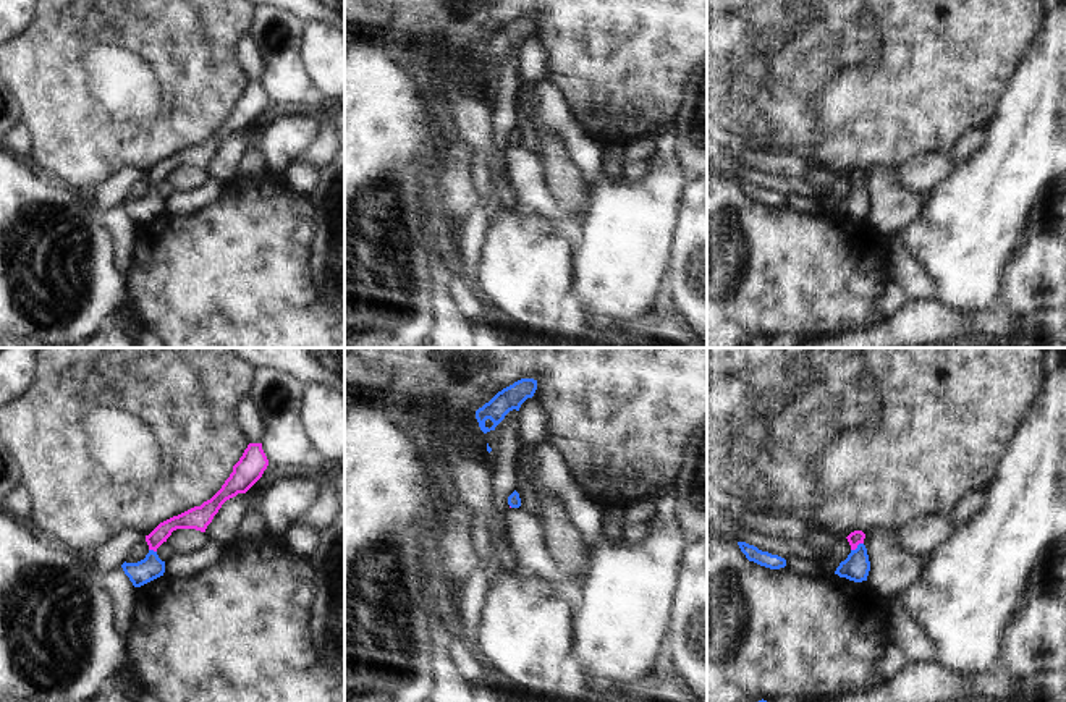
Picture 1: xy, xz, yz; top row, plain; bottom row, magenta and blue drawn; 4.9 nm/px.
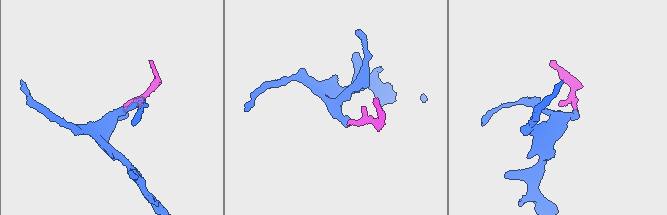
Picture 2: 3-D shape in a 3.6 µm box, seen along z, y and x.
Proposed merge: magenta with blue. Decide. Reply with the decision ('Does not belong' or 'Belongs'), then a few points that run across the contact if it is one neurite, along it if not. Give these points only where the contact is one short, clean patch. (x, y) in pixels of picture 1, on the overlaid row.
Belongs. Line: yz (856, 537), (856, 547), (856, 566).

